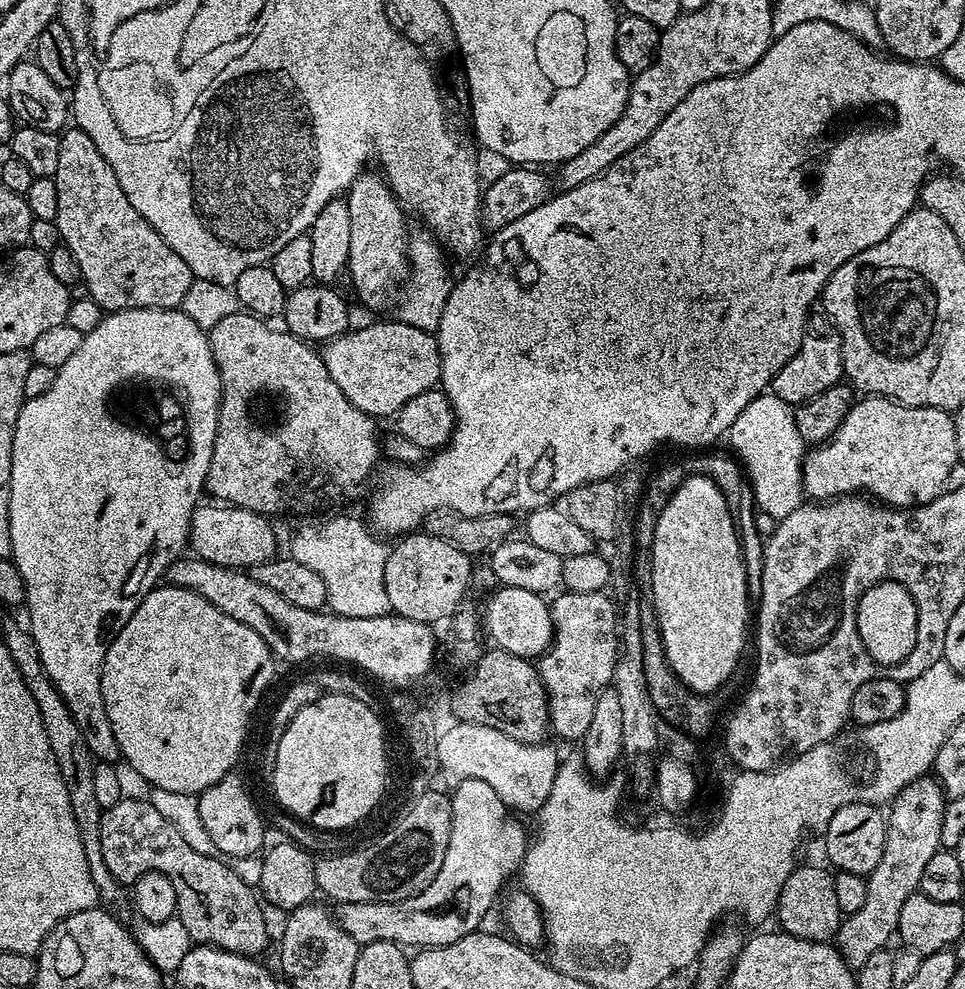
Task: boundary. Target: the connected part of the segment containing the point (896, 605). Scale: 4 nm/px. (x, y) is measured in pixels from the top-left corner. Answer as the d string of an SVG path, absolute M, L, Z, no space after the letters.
M879 580L870 590L862 594L856 611L858 622L858 638L862 638L862 646L866 646L866 654L881 669L886 670L898 662L907 660L916 648L916 635L918 634L918 606L906 590L893 580Z

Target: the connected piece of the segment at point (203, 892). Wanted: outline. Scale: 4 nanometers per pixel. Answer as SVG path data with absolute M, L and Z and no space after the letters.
M122 798L114 806L104 809L102 858L106 858L106 867L110 874L114 874L114 878L118 878L118 882L125 886L135 884L138 878L142 878L142 874L166 874L166 878L170 878L174 886L176 911L182 926L186 926L186 934L190 934L193 945L209 944L212 948L221 948L234 954L259 957L259 952L268 944L268 920L264 917L265 905L257 889L242 882L242 878L238 878L238 874L230 870L227 859L198 854L198 850L193 850L187 844L186 838L182 838L182 834L178 834L178 830L174 830L174 826L166 822L166 818L162 818L162 814L158 814L158 810L154 810L154 806L147 799L128 799Z

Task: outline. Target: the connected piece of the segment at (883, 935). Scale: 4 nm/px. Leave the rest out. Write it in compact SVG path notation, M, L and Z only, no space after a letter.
M928 774L910 781L891 800L886 812L886 846L882 846L882 858L878 866L866 877L866 902L859 910L847 913L834 937L835 947L839 948L845 962L853 969L860 969L870 954L885 951L889 947L888 943L897 935L898 918L902 915L906 898L920 890L922 873L926 871L930 858L941 851L945 803L940 781Z

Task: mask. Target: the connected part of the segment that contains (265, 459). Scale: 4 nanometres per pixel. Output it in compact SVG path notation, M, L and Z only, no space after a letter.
M238 310L230 314L230 318L222 318L213 323L213 328L208 332L208 341L214 354L214 362L218 366L220 375L220 413L218 414L218 430L214 438L214 454L210 458L208 471L207 495L234 508L245 508L251 512L312 512L323 504L340 504L344 496L356 496L373 479L377 471L376 459L381 459L381 441L376 436L377 421L367 416L342 390L338 390L338 382L330 378L330 370L326 370L324 357L307 340L300 340L287 330L272 332L271 323L265 322L261 317L252 315L251 312Z

